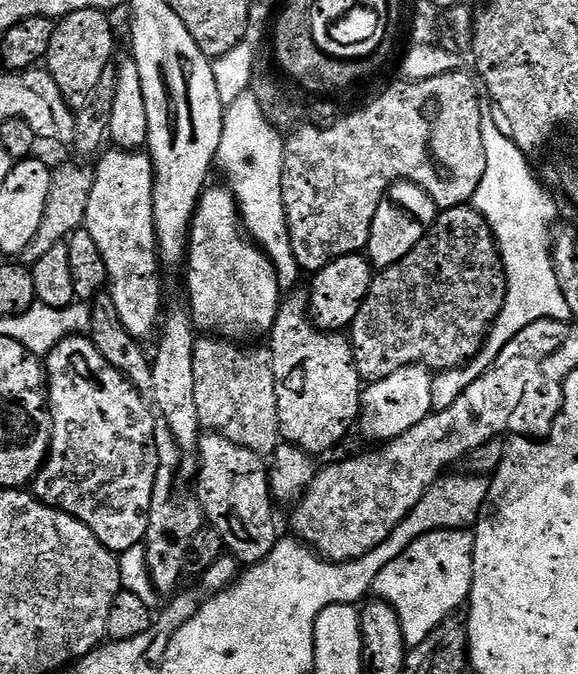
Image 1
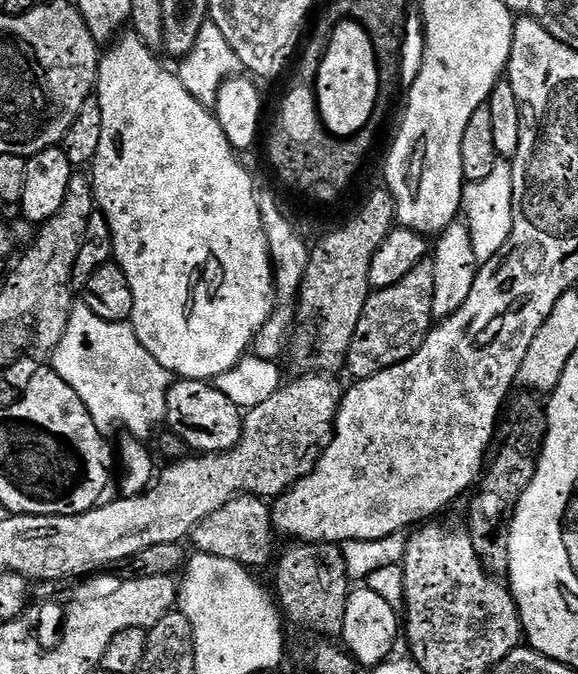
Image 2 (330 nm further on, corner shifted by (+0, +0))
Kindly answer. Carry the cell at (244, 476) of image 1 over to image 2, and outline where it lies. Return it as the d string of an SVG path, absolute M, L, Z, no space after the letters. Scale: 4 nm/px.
M173 379L166 398L166 416L167 427L172 427L173 434L185 440L196 454L229 452L242 438L242 409L207 380Z

